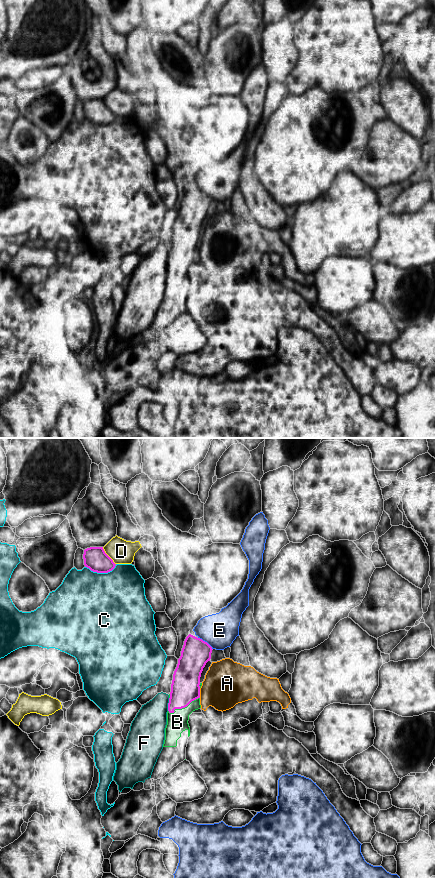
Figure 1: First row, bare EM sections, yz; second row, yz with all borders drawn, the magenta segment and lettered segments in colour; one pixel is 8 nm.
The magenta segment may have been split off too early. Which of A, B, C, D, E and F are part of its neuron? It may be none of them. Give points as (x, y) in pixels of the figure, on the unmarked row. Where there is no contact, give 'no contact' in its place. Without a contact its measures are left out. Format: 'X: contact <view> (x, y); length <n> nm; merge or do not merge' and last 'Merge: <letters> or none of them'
A: contact yz (199, 245); length 80 nm; do not merge
B: contact yz (183, 259); length 280 nm; merge
C: contact yz (101, 124); length 260 nm; do not merge
D: contact yz (108, 108); length 180 nm; do not merge
E: contact yz (206, 194); length 160 nm; do not merge
F: contact yz (168, 256); length 110 nm; do not merge
Merge: B

